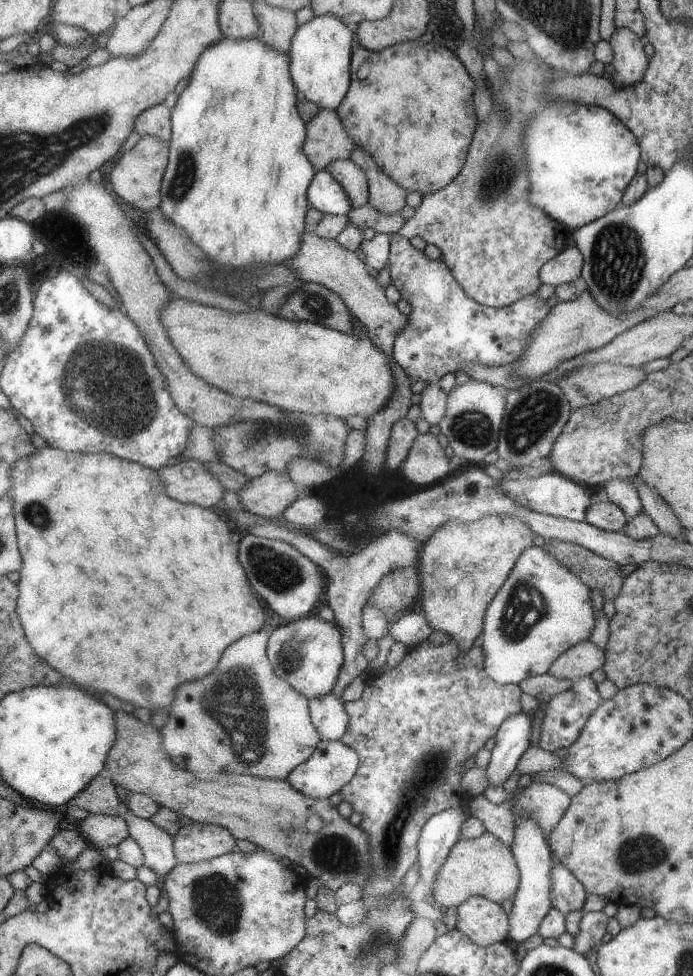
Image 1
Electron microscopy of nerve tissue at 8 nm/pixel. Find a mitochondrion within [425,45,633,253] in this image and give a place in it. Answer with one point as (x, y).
(498, 160)

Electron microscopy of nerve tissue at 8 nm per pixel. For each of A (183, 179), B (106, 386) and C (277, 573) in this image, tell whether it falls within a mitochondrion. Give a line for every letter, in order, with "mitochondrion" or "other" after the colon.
A: mitochondrion
B: mitochondrion
C: mitochondrion

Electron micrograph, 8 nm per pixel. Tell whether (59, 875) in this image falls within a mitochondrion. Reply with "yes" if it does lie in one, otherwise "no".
no

